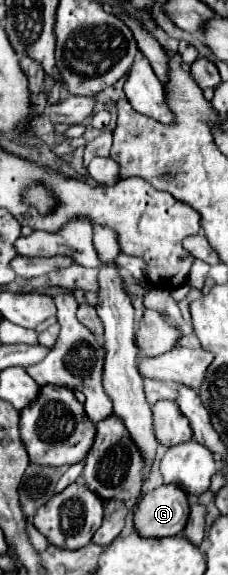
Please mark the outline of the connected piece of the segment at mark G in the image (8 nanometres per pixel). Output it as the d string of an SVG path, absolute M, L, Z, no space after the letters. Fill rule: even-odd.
M161 485L151 493L141 497L141 503L133 511L133 523L139 535L143 537L173 537L181 535L189 517L189 501L187 493L175 485Z

